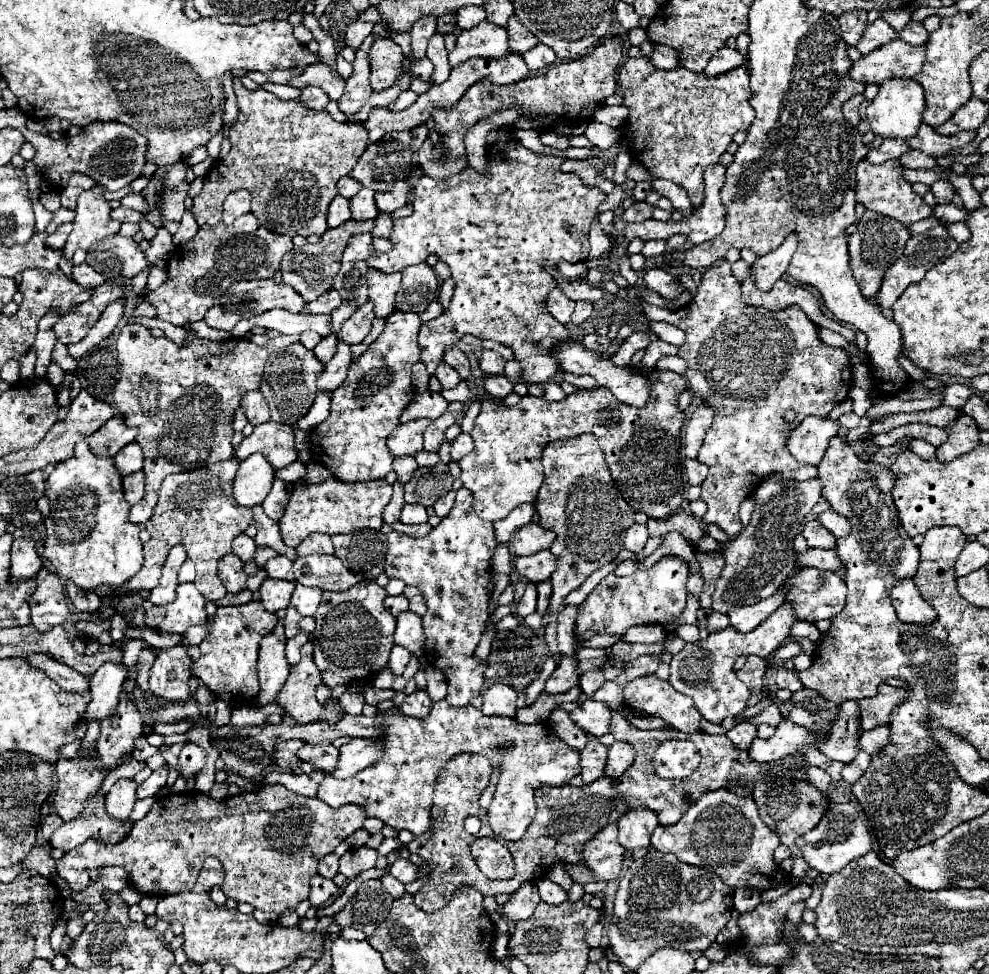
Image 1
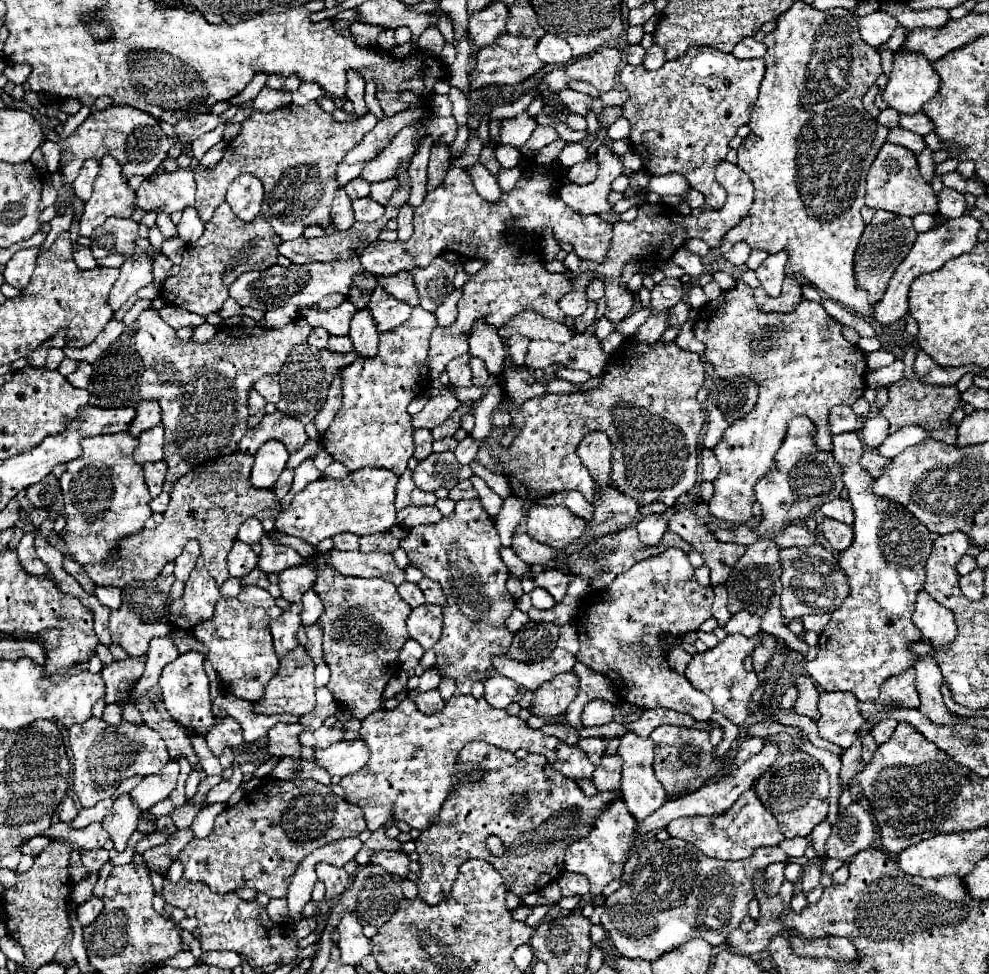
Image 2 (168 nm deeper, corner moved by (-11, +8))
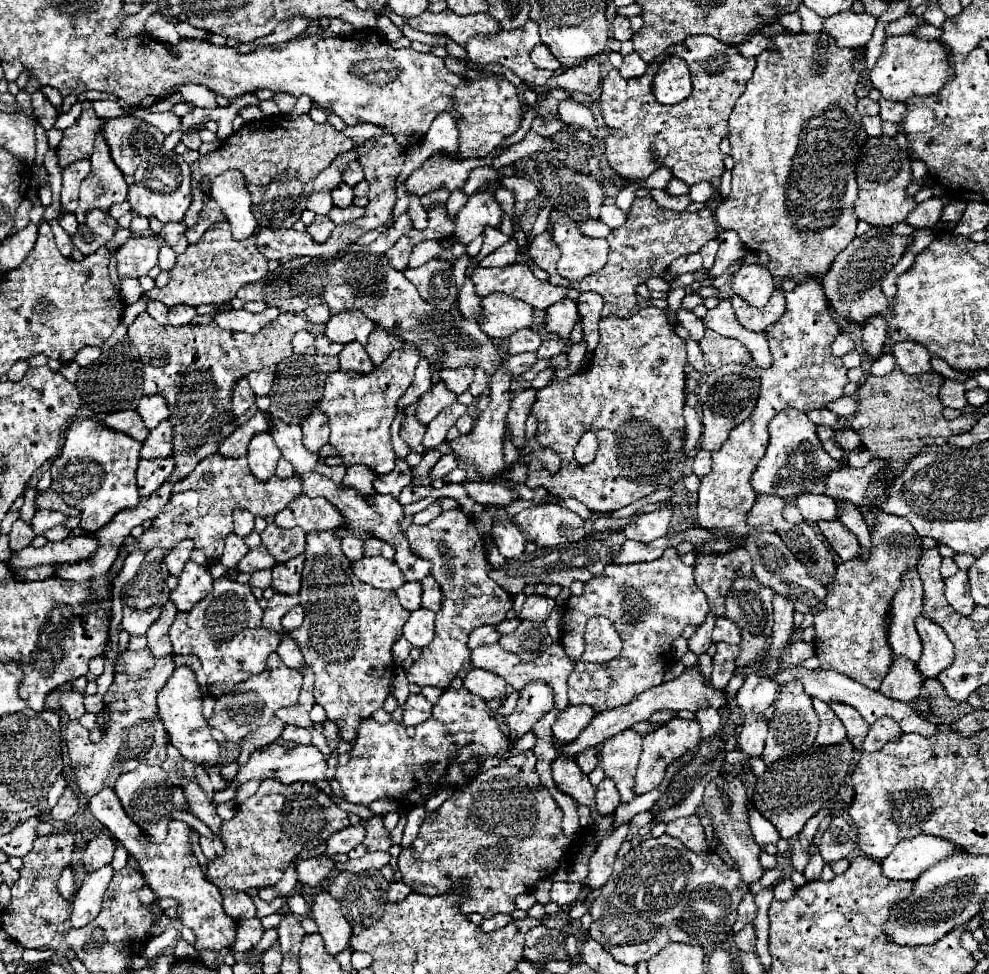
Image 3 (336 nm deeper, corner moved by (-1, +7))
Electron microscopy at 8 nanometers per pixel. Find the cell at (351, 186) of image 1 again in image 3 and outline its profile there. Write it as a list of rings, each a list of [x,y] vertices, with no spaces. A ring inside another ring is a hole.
[[[340,183],[340,185],[332,191],[332,201],[334,201],[334,205],[340,207],[340,209],[348,207],[348,205],[352,203],[352,199],[354,199],[354,191],[352,191],[352,187],[348,187],[348,185],[344,185],[344,183]]]

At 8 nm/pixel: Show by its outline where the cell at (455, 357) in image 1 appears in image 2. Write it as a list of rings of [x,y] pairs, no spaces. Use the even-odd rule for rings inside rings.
[[[472,358],[472,362],[470,362],[470,368],[472,368],[472,376],[474,376],[474,384],[476,386],[484,386],[486,384],[486,380],[488,380],[488,370],[486,370],[486,366],[484,366],[484,362],[480,360],[480,358]]]

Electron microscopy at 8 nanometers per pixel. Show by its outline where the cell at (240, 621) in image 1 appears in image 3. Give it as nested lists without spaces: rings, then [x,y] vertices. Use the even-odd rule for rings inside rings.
[[[220,577],[214,581],[212,593],[198,601],[188,613],[178,613],[170,627],[170,641],[176,655],[196,655],[208,675],[208,693],[222,697],[234,685],[250,679],[266,669],[266,659],[280,645],[280,635],[262,627],[262,607],[250,585]]]

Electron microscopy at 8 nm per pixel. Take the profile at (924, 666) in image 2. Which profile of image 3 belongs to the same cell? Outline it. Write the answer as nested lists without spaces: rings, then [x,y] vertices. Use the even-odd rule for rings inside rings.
[[[916,565],[904,573],[904,581],[892,599],[892,625],[890,647],[896,655],[906,655],[910,661],[918,661],[922,655],[922,643],[916,633],[914,621],[922,613],[922,581]]]

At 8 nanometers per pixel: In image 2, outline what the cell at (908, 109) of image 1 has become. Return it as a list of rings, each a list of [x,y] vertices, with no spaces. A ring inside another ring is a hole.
[[[896,52],[892,74],[882,92],[888,108],[900,114],[916,114],[938,92],[940,76],[920,54]]]

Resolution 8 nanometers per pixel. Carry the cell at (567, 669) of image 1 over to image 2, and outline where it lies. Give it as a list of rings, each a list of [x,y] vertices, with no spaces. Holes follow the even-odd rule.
[[[564,672],[562,676],[554,676],[538,692],[534,692],[534,702],[532,702],[532,712],[540,718],[556,716],[562,714],[568,704],[576,698],[580,688],[580,678],[576,672]]]

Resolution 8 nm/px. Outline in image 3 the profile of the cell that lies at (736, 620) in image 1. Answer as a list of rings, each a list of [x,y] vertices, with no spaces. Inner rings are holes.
[[[716,619],[716,625],[714,625],[714,631],[712,631],[712,643],[740,643],[742,637],[740,637],[740,629],[730,621],[730,619]]]

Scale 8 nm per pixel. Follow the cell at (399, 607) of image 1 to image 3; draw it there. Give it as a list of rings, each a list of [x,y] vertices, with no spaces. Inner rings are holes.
[[[404,583],[400,589],[396,589],[398,601],[406,611],[420,609],[420,597],[422,597],[422,583]]]

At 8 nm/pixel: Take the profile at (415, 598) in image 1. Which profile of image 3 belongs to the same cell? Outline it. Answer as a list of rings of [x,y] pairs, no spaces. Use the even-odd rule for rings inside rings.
[[[426,577],[422,581],[424,585],[424,595],[422,595],[422,607],[428,607],[432,611],[440,611],[440,605],[442,605],[442,591],[440,591],[440,585],[434,577]]]

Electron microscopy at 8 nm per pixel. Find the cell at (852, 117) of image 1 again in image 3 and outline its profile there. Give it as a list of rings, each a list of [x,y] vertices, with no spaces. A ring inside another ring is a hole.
[[[864,97],[864,99],[858,99],[858,111],[860,111],[862,115],[878,115],[880,107],[878,107],[876,101]]]

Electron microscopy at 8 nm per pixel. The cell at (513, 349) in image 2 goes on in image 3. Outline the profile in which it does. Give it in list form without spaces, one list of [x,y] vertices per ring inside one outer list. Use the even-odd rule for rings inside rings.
[[[520,329],[516,333],[512,333],[510,337],[510,347],[508,347],[508,353],[516,355],[516,353],[534,353],[538,347],[542,345],[542,339],[536,331],[526,331],[526,329]]]

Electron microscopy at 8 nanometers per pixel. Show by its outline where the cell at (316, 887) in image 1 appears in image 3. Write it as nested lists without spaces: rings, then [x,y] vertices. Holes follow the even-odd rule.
[[[310,857],[310,859],[298,859],[294,865],[300,883],[310,887],[320,887],[332,873],[334,861],[330,857]]]

